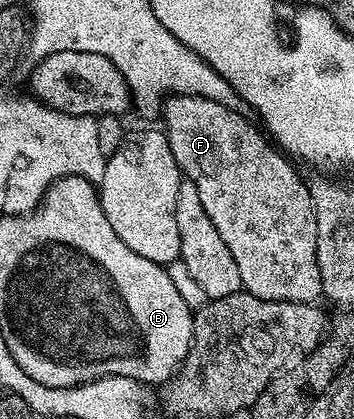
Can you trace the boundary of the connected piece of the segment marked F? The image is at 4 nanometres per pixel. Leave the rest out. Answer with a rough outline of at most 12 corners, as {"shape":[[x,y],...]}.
{"shape":[[164,105],[175,163],[259,299],[316,302],[316,211],[236,108]]}

